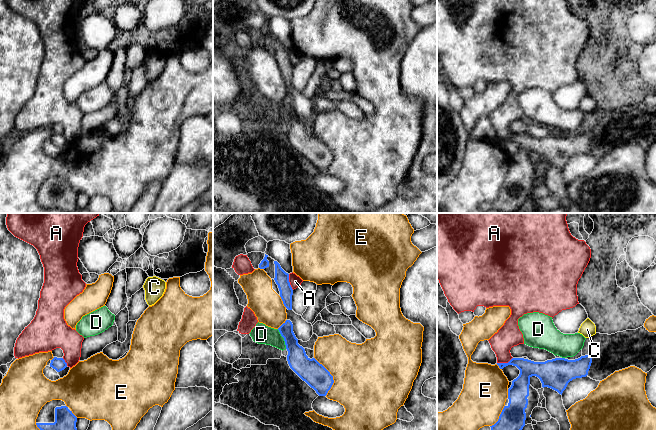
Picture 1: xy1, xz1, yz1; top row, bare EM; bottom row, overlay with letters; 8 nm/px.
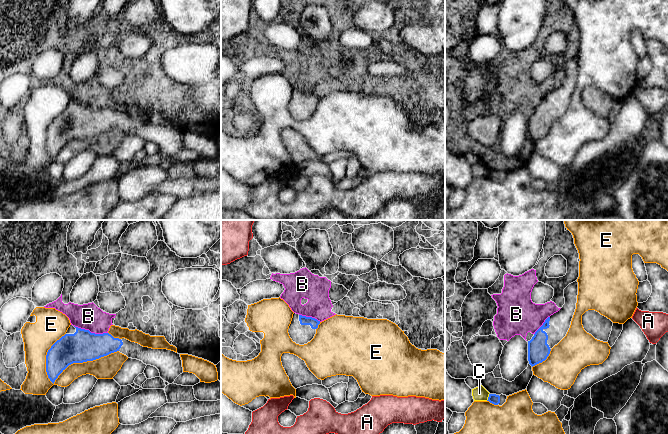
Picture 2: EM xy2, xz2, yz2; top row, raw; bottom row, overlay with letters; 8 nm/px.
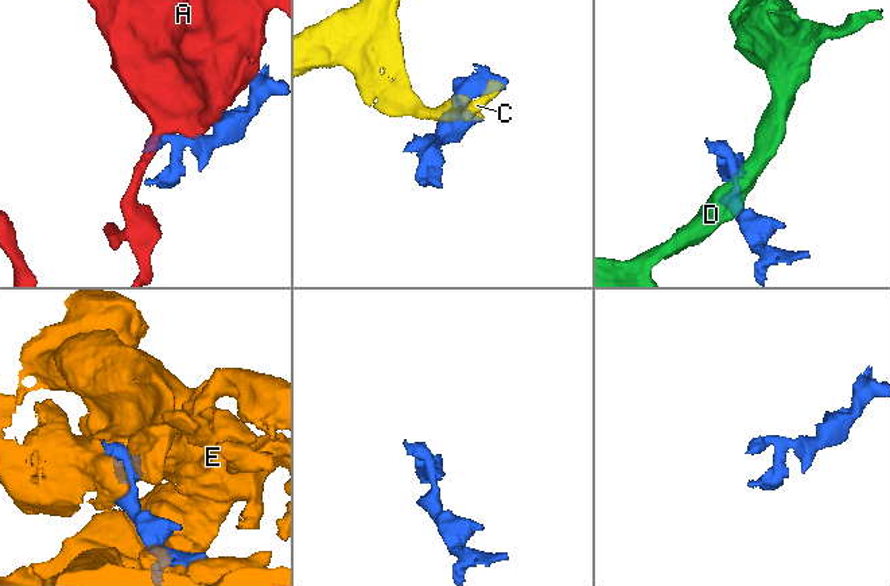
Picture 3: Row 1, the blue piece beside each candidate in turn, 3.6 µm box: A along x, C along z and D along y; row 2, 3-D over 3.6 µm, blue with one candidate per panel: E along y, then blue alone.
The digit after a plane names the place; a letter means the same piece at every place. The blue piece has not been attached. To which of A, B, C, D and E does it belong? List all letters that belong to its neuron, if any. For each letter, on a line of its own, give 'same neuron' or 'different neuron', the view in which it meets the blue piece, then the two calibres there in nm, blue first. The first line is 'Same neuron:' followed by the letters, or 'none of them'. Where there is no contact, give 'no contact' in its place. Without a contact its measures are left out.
Same neuron: none of them
A: different neuron; meets blue in xz1; 110 nm thick on the blue side, 90 nm on the other
B: different neuron; meets blue in xy2; 260 nm thick on the blue side, 200 nm on the other
C: different neuron; meets blue in yz2; 80 nm thick on the blue side, 120 nm on the other
D: different neuron; meets blue in xz1; 160 nm thick on the blue side, 160 nm on the other
E: different neuron; meets blue in xy2; 260 nm thick on the blue side, 180 nm on the other

